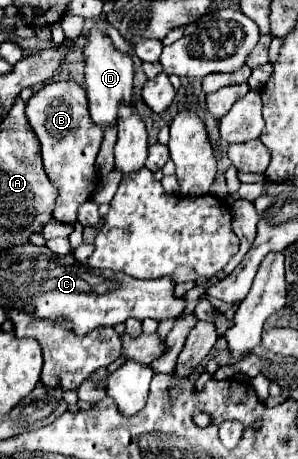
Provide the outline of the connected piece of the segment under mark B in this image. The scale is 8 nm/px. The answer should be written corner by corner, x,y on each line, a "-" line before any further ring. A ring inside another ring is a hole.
52,81
40,87
26,103
26,119
40,141
44,171
60,191
54,219
74,223
78,207
94,195
94,189
101,180
96,170
96,155
104,129
92,123
88,115
86,91
76,81

